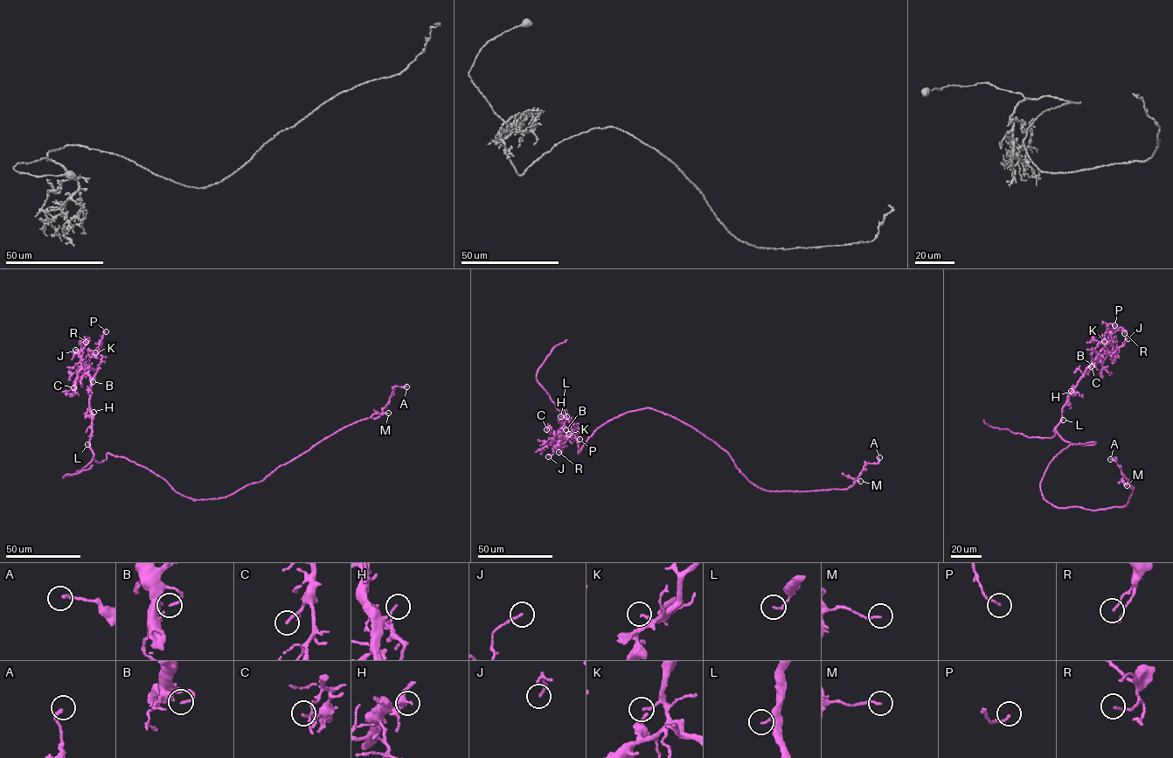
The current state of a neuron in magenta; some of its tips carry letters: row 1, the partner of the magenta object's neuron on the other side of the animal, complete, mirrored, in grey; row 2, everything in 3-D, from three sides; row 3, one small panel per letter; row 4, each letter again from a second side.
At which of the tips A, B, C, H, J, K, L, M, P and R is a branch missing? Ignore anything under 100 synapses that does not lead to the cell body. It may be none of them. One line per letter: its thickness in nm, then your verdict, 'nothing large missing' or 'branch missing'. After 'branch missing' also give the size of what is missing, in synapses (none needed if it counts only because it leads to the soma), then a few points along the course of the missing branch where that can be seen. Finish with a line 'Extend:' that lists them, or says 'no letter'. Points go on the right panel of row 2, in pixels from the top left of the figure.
A: 200 nm thick; nothing large missing
B: 120 nm thick; nothing large missing
C: 90 nm thick; nothing large missing
H: 90 nm thick; nothing large missing
J: 120 nm thick; nothing large missing
K: 130 nm thick; nothing large missing
L: 120 nm thick; nothing large missing
M: 130 nm thick; nothing large missing
P: 120 nm thick; nothing large missing
R: 110 nm thick; nothing large missing
Extend: no letter

